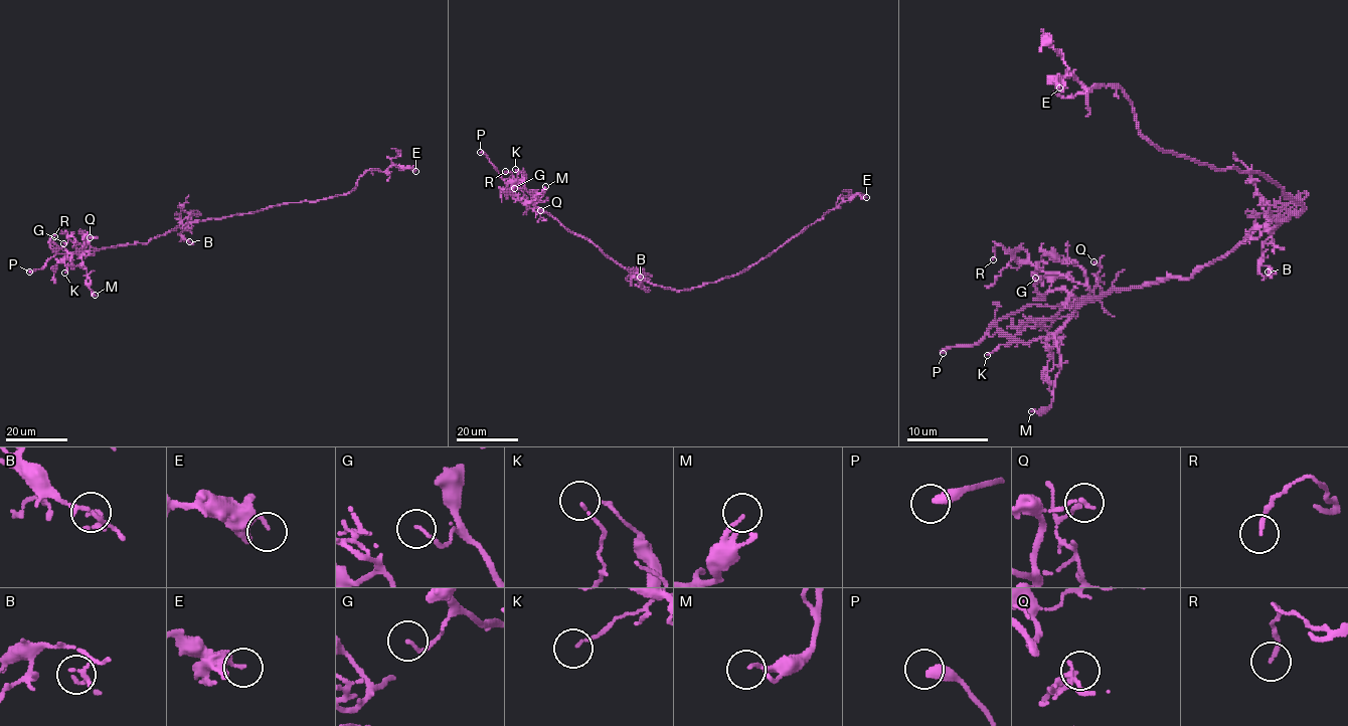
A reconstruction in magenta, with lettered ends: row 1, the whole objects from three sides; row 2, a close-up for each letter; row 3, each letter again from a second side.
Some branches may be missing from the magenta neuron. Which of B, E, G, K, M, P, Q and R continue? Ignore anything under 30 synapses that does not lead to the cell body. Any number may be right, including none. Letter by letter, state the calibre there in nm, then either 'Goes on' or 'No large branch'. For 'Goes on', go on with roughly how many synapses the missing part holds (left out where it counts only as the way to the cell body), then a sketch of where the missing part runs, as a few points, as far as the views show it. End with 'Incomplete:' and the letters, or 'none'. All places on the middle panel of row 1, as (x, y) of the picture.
B: Thickness 80 nm. No large branch
E: Thickness 120 nm. No large branch
G: Thickness 100 nm. No large branch
K: Thickness 80 nm. No large branch
M: Thickness 120 nm. No large branch
P: Thickness 400 nm. Goes on
Q: Thickness 170 nm. No large branch
R: Thickness 140 nm. No large branch
Incomplete: P

